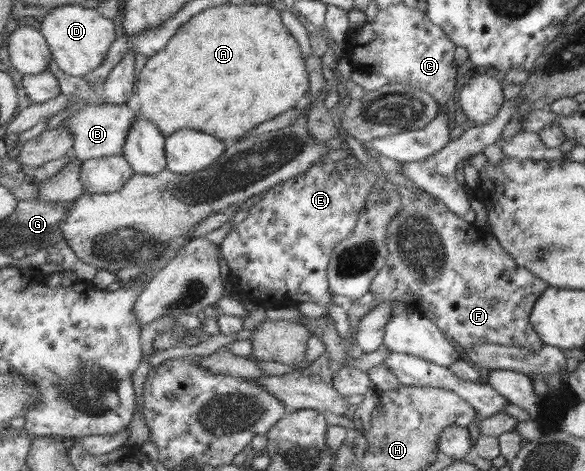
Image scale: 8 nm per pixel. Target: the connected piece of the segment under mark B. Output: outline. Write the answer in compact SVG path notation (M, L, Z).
M107 101L98 106L87 103L84 108L63 121L59 127L73 132L75 136L73 153L79 157L79 160L93 160L113 155L124 156L129 131L133 129L133 123L139 116L137 105L115 105Z

